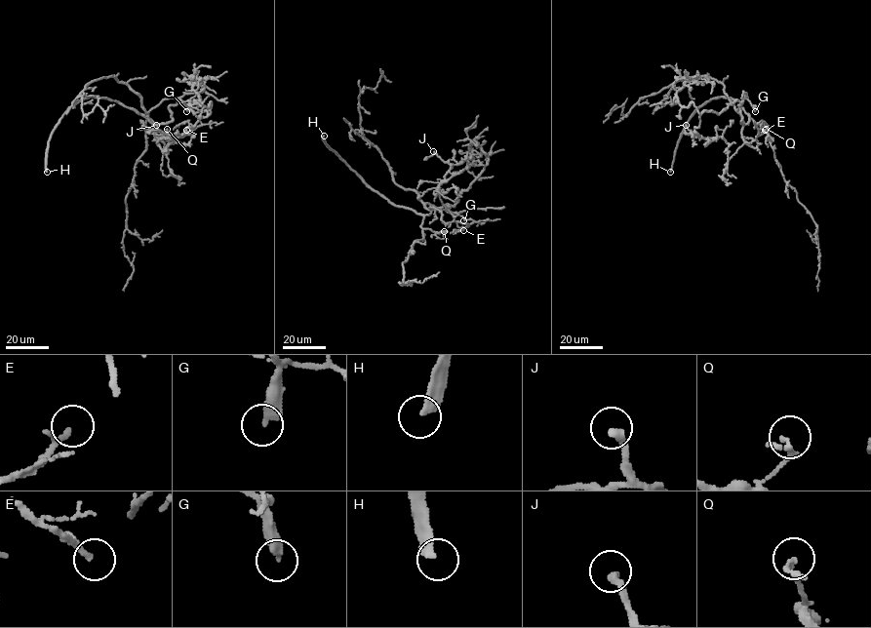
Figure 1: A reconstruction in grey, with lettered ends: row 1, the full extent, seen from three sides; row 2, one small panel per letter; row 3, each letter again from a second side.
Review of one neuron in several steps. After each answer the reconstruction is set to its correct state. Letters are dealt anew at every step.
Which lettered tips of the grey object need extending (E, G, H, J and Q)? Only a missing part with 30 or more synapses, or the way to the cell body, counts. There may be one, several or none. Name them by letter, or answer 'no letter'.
H, J

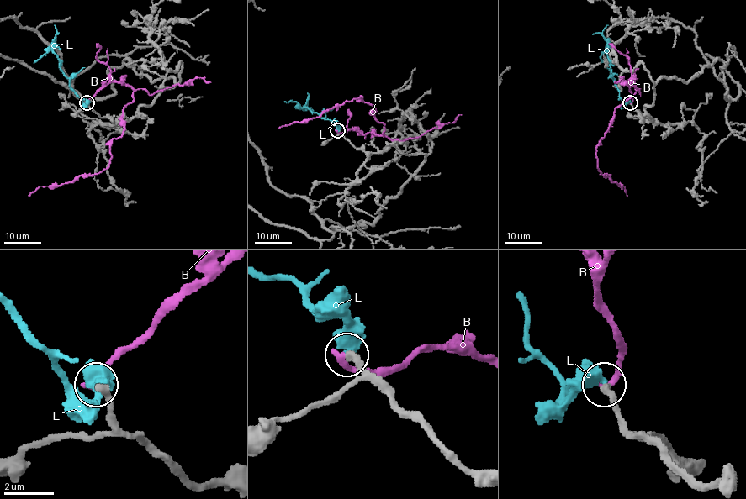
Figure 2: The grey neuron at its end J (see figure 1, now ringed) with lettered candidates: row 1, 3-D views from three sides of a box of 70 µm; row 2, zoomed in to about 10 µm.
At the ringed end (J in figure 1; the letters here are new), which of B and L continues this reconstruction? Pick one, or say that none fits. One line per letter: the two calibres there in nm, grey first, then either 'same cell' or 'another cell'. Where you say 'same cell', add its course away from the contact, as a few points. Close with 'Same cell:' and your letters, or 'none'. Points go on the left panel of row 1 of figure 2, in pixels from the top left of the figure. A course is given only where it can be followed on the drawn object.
B: 300/280 nm | another cell
L: 280/600 nm | same cell | via (87, 102), (85, 104), (70, 86), (69, 78), (52, 49), (56, 28), (54, 25)
Same cell: L

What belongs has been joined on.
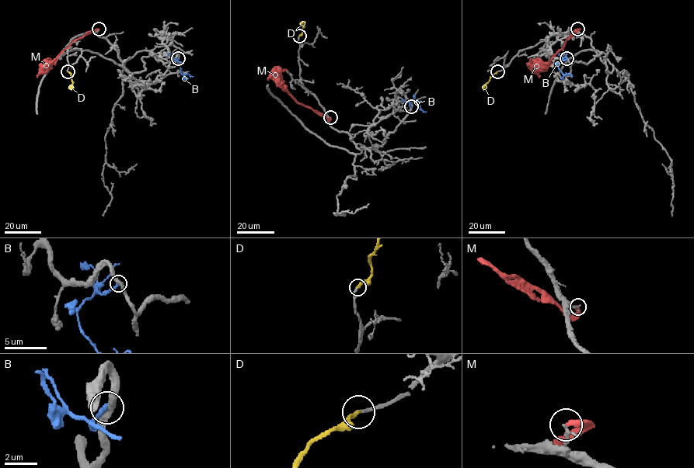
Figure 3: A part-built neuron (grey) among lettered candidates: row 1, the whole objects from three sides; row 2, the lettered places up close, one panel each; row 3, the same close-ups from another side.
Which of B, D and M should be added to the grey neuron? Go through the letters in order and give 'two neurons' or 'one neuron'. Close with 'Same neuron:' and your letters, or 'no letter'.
B: two neurons
D: one neuron
M: two neurons
Same neuron: D

